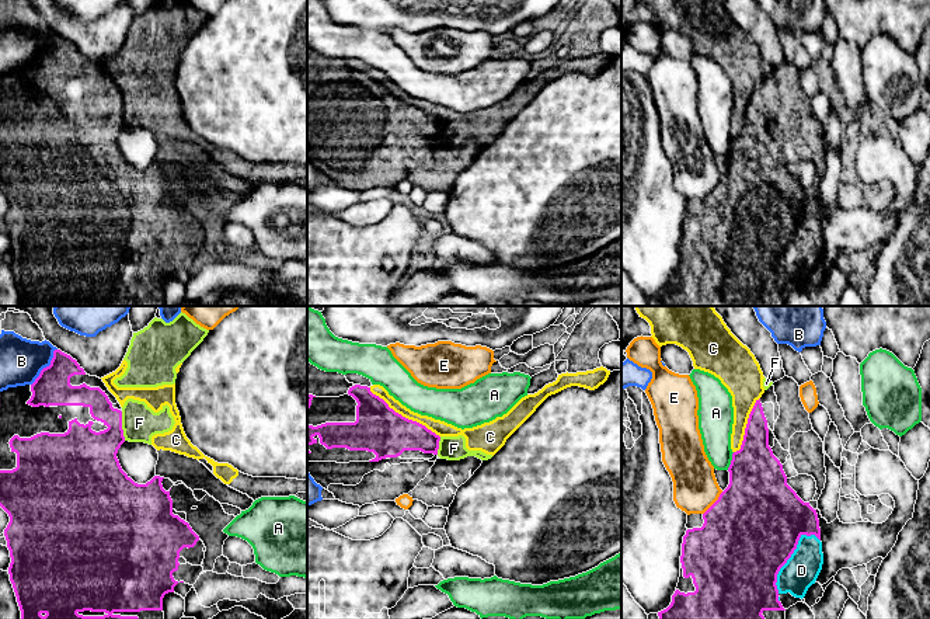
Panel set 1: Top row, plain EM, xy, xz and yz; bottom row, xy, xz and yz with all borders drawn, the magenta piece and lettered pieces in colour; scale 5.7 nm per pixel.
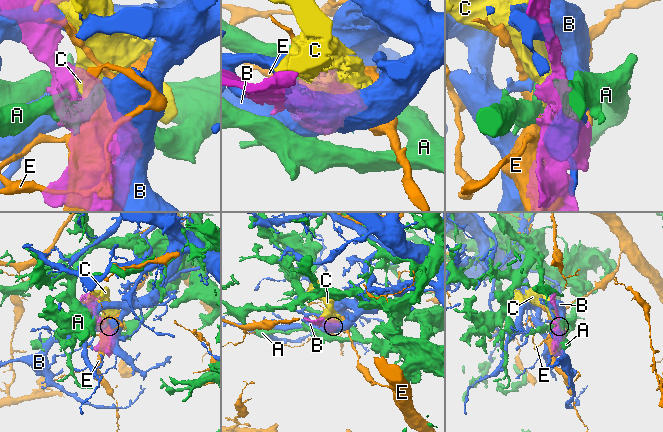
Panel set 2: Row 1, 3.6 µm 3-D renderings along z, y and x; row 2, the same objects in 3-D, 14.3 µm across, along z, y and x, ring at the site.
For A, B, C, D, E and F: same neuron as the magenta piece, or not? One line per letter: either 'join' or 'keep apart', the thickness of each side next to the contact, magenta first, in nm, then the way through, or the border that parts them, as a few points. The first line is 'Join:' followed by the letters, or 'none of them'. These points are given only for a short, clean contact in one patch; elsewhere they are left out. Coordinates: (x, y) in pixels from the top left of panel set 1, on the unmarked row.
Join: D
A: keep apart | 360/200 nm
B: keep apart | 200/260 nm
C: keep apart | 280/90 nm
D: join | 500/200 nm
E: keep apart | 500/260 nm
F: keep apart | 300/200 nm | along xy (121, 97), (121, 114), (125, 125)

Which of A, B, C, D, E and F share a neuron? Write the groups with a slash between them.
A / B / C F / D / E

